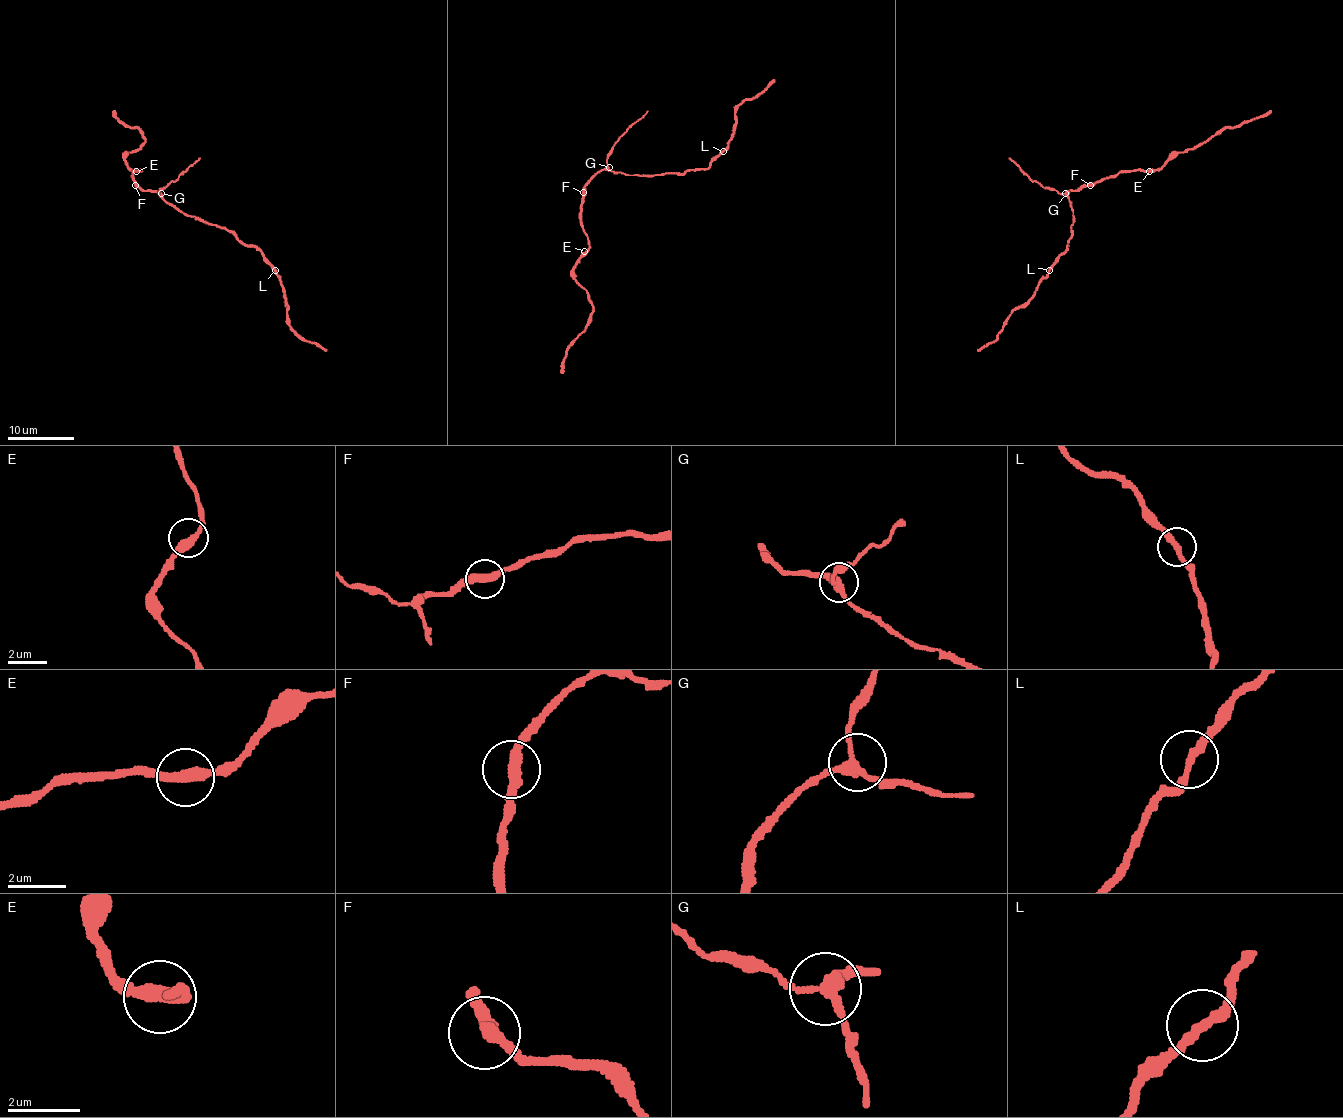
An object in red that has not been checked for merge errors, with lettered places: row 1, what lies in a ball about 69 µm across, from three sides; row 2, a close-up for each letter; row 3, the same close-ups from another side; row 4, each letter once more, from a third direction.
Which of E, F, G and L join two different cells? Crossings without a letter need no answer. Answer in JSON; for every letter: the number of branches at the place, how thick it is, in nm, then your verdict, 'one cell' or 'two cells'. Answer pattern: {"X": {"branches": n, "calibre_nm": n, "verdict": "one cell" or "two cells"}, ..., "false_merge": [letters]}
{"E": {"branches": 2, "calibre_nm": 380, "verdict": "one cell"}, "F": {"branches": 2, "calibre_nm": 360, "verdict": "one cell"}, "G": {"branches": 3, "calibre_nm": 280, "verdict": "one cell"}, "L": {"branches": 2, "calibre_nm": 260, "verdict": "one cell"}, "false_merge": []}

